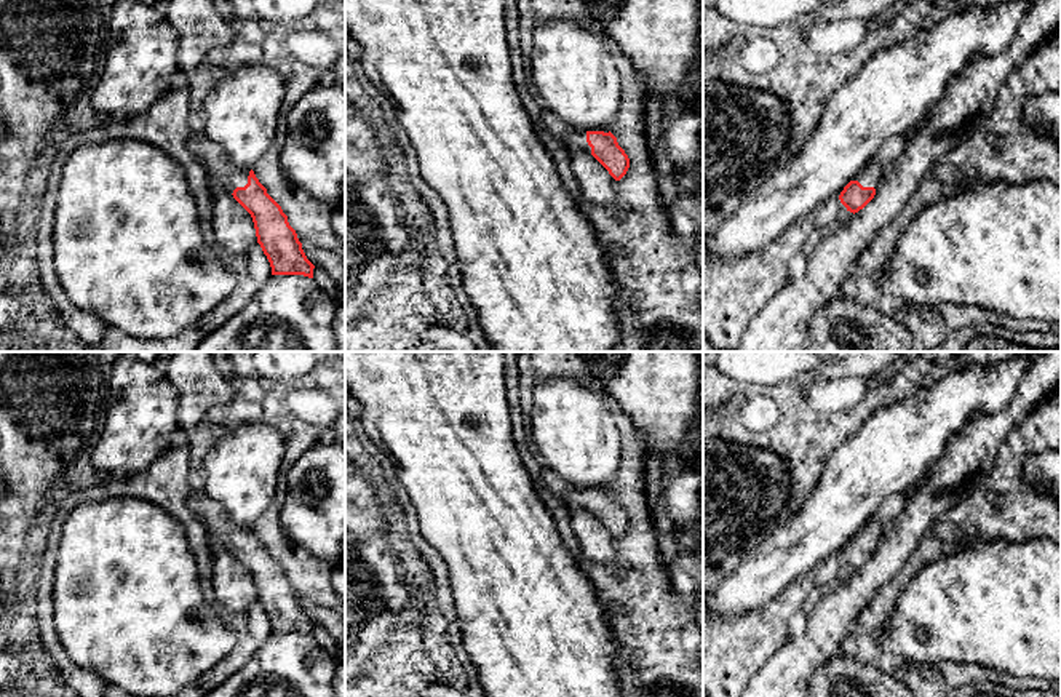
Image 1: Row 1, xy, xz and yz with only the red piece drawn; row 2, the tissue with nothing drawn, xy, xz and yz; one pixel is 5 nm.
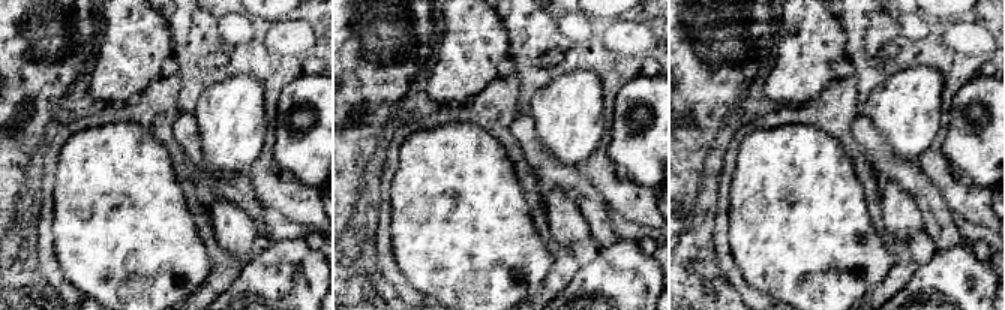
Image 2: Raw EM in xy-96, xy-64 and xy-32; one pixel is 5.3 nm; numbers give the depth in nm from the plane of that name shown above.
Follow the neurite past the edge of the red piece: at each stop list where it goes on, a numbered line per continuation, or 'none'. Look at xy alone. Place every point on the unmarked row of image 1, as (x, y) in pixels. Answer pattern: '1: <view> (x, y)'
1: xy (221, 531)

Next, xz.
1: xz (574, 499)

